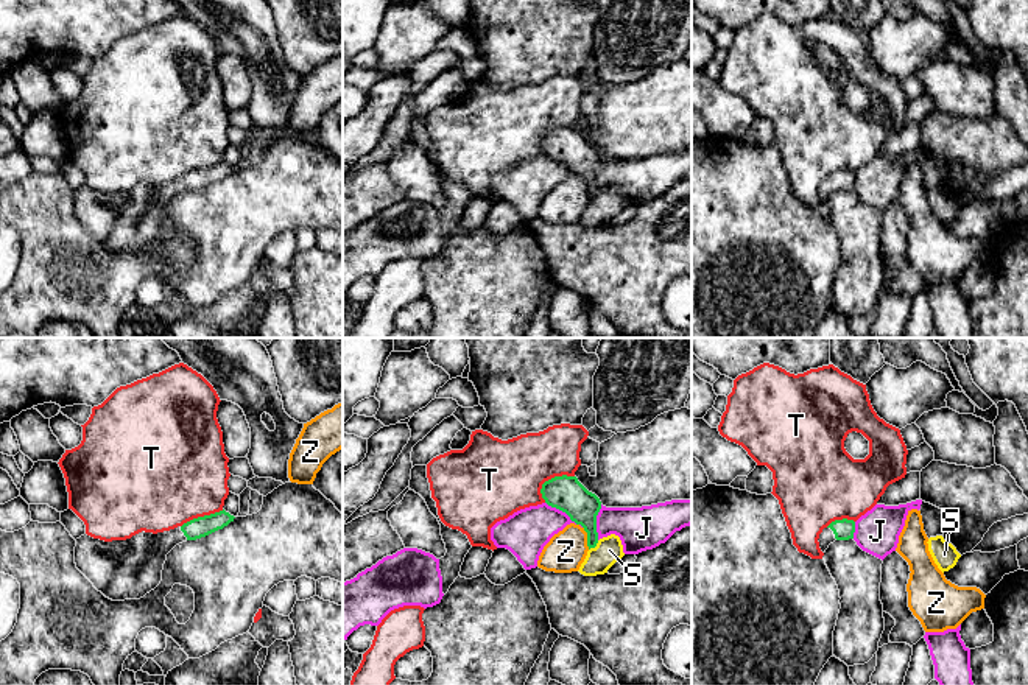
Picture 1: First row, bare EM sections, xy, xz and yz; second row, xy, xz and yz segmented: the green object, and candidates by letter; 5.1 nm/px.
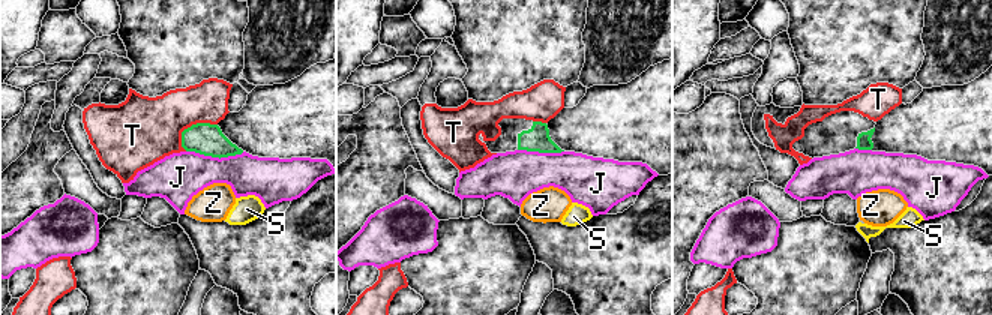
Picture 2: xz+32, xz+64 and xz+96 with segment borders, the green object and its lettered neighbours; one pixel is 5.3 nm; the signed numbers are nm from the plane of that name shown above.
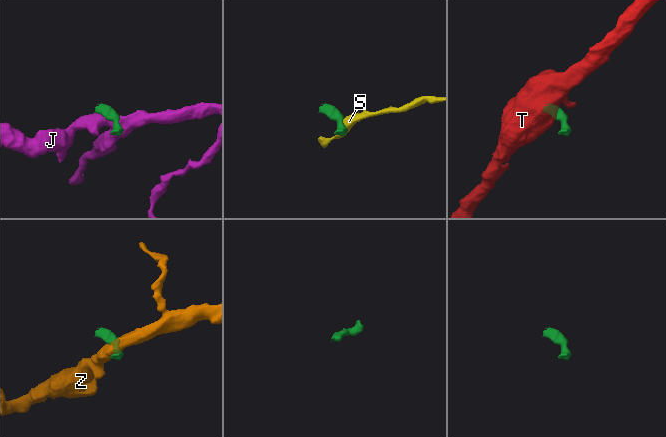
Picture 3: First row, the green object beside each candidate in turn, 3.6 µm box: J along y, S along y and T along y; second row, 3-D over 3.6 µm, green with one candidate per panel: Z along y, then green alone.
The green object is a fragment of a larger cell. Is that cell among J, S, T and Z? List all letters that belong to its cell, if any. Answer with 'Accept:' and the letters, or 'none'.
Accept: none

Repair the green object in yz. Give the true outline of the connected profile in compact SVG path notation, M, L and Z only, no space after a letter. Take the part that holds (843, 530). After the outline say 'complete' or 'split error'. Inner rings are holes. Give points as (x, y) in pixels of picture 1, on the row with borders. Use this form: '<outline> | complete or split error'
M835 520L819 534L819 548L822 553L829 548L835 540L849 540L854 539L855 522L854 520Z | split error

